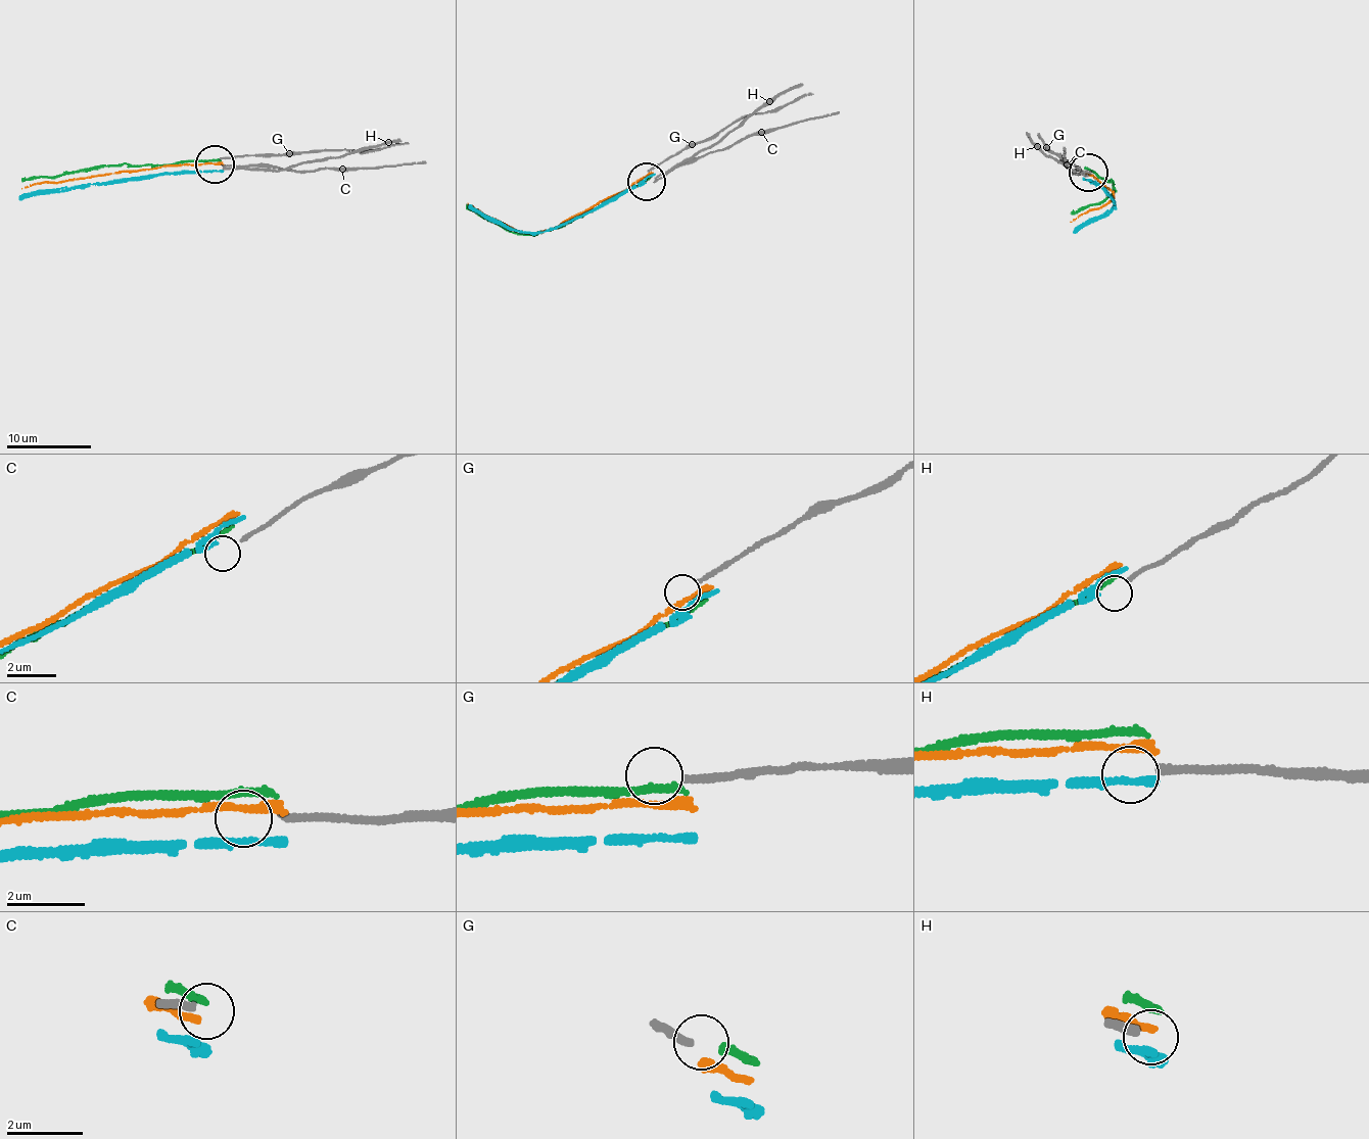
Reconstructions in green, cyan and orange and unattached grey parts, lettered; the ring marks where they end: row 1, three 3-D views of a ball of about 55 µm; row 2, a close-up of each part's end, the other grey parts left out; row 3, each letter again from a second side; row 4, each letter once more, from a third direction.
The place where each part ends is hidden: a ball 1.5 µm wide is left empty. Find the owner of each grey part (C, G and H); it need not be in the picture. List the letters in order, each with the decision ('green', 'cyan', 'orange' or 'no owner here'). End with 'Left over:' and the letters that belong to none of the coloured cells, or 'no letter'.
C: no owner here
G: no owner here
H: no owner here
Left over: C, G, H

